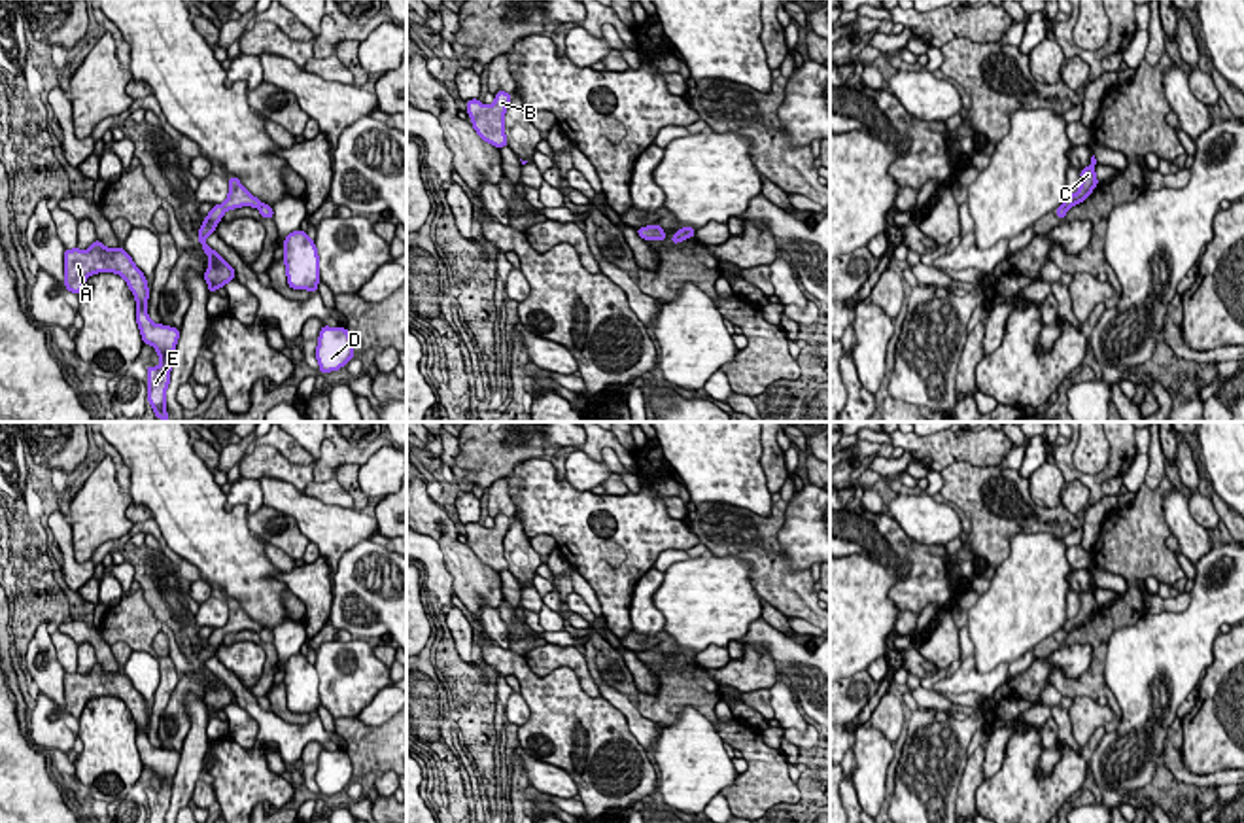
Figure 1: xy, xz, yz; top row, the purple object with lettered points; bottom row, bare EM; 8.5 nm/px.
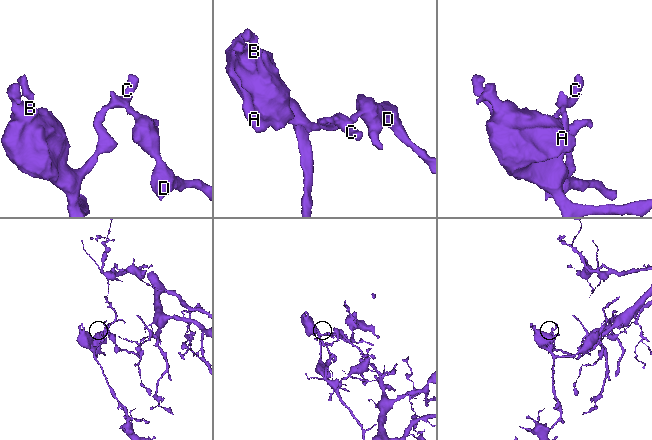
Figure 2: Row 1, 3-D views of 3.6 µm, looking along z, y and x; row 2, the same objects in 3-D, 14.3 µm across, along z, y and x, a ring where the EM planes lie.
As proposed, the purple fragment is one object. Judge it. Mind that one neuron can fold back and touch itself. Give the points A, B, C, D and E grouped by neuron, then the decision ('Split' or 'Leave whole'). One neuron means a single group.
Groups: A B C E / D. Split

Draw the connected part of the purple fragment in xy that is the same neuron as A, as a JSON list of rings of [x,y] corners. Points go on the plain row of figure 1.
[[[98,662],[89,674],[64,674],[64,711],[72,717],[83,713],[85,704],[96,696],[121,698],[136,723],[136,747],[144,768],[151,768],[161,783],[159,791],[147,789],[147,823],[164,823],[170,808],[172,779],[180,762],[180,751],[153,747],[147,740],[147,702],[134,689],[125,672],[106,672]]]

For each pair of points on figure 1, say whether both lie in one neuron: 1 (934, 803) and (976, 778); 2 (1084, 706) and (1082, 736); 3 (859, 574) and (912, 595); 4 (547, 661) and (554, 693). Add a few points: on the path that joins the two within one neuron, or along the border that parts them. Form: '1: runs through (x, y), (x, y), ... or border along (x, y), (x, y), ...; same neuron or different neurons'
1: border along (968, 757), (955, 803); different neurons
2: runs through (1084, 714), (1082, 729); same neuron
3: border along (861, 555), (910, 564), (889, 591), (900, 610); different neurons
4: border along (524, 655), (539, 676), (568, 666), (588, 697); different neurons

